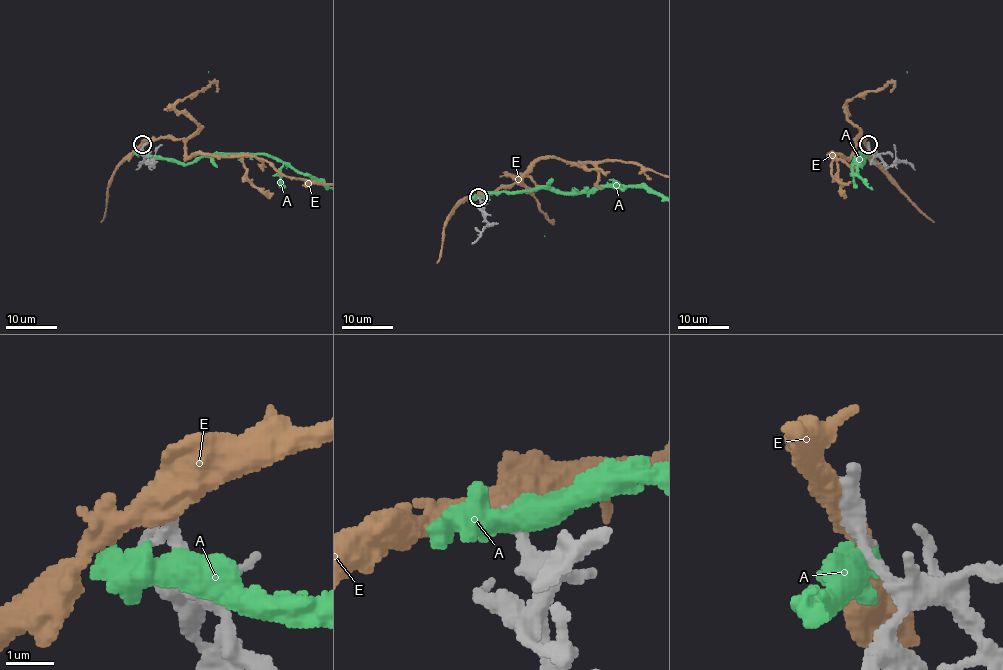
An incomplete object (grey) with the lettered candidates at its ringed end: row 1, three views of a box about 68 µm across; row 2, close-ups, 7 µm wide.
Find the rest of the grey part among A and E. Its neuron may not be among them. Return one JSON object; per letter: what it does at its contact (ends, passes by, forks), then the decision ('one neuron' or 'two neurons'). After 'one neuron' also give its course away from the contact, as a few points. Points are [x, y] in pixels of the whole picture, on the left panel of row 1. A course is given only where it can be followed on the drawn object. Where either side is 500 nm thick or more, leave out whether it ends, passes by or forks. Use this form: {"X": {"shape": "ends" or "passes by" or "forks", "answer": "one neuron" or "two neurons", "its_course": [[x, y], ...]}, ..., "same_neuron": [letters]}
{"A": {"answer": "two neurons"}, "E": {"answer": "two neurons"}, "same_neuron": []}

